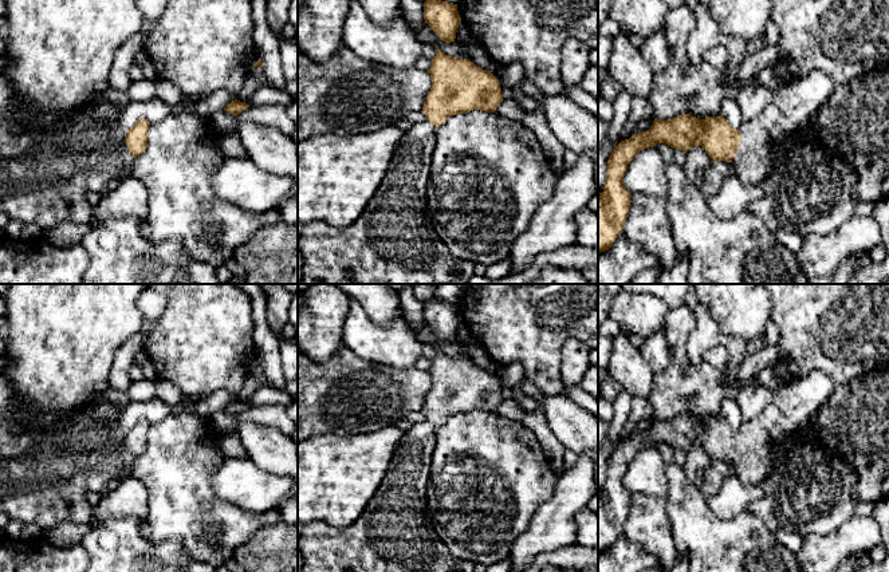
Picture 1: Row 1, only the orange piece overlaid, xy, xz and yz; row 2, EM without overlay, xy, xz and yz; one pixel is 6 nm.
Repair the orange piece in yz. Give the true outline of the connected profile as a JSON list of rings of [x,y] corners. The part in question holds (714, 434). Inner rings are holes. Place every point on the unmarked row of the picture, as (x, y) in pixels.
[[[889,364],[861,374],[847,383],[837,383],[810,427],[772,443],[771,431],[778,417],[779,409],[776,403],[771,403],[752,419],[743,421],[739,430],[733,430],[721,415],[705,419],[691,414],[681,414],[666,421],[654,418],[649,430],[621,441],[609,457],[603,492],[598,497],[598,553],[610,549],[622,533],[632,497],[622,482],[628,465],[637,453],[654,447],[657,443],[665,443],[684,453],[693,446],[701,446],[713,462],[732,462],[735,476],[742,484],[759,485],[780,463],[794,443],[818,442],[855,470],[854,497],[857,502],[877,504],[884,497],[889,497]]]

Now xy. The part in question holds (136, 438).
[[[142,418],[135,422],[123,438],[123,442],[119,446],[121,472],[114,478],[118,484],[123,478],[131,477],[131,459],[143,453],[146,449],[149,429],[150,423]]]

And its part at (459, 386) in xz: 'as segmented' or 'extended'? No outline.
extended

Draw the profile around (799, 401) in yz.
[[[821,371],[784,383],[776,395],[779,417],[771,431],[771,442],[787,439],[796,431],[810,427],[835,384],[829,375]]]

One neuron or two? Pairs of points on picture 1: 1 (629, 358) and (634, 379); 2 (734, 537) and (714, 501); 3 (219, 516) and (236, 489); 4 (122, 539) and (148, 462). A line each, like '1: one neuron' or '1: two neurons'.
1: one neuron
2: two neurons
3: two neurons
4: two neurons

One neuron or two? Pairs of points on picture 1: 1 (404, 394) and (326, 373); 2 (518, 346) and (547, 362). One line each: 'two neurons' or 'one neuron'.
1: one neuron
2: one neuron

